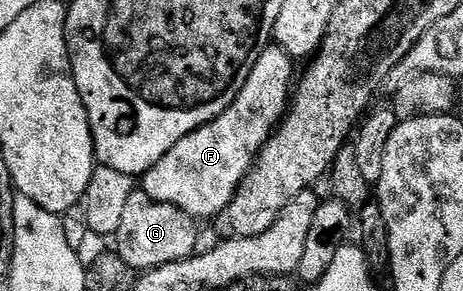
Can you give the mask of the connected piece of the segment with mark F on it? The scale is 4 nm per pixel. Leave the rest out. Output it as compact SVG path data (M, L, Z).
M270 44L263 52L263 56L255 60L255 68L251 68L251 76L247 76L247 84L243 84L239 96L235 96L231 105L206 126L201 126L195 132L183 136L183 140L179 140L179 144L175 144L175 148L171 148L171 152L163 156L163 160L156 162L145 173L143 176L145 194L151 196L151 200L159 200L163 204L179 207L183 212L190 214L194 220L216 219L217 214L223 212L227 204L231 204L239 184L247 177L249 169L257 161L258 154L264 149L266 142L282 121L290 105L291 89L295 84L293 66L295 66L294 59L290 58L287 52L283 52L283 48Z

